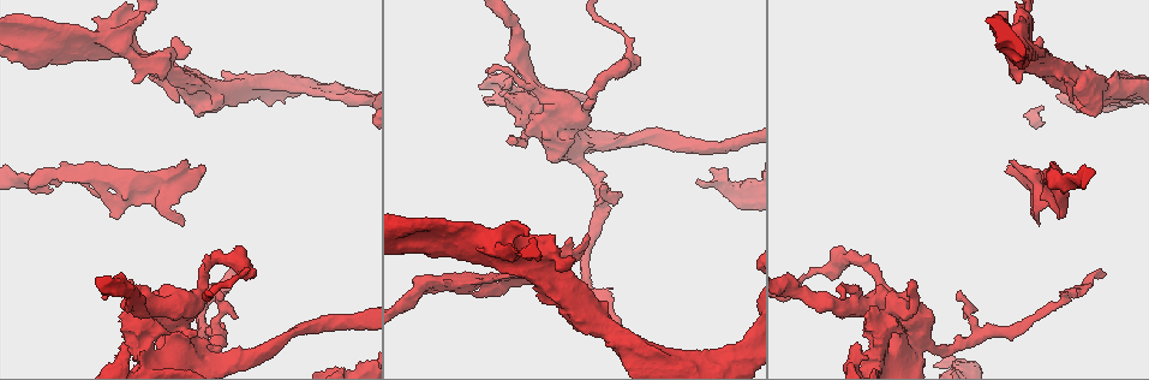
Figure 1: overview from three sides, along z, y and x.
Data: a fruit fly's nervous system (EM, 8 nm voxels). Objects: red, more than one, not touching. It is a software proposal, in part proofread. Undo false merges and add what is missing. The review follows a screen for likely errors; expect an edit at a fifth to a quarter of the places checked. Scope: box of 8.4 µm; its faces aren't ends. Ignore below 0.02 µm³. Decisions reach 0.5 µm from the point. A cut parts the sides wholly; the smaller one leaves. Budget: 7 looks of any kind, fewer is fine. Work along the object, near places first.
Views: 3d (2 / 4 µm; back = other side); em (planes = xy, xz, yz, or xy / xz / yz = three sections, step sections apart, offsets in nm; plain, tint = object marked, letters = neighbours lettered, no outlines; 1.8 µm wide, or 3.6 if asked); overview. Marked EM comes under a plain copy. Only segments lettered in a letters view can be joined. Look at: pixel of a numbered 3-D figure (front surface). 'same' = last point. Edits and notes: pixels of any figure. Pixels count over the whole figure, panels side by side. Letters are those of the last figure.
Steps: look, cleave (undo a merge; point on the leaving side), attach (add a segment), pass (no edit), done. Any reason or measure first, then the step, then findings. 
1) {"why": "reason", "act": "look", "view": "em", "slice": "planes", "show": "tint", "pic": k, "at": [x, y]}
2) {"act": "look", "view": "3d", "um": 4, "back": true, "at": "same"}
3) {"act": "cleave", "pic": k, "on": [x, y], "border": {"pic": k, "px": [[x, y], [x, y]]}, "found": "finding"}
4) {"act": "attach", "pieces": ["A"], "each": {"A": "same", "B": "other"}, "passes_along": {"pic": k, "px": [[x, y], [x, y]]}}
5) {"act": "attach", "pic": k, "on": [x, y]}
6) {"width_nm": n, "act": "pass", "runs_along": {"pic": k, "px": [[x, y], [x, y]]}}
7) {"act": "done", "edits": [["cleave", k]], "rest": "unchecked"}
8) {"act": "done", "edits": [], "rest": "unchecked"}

{"why": "sudden change in width", "act": "look", "view": "em", "slice": "planes", "show": "tint", "pic": 1, "at": [666, 357]}

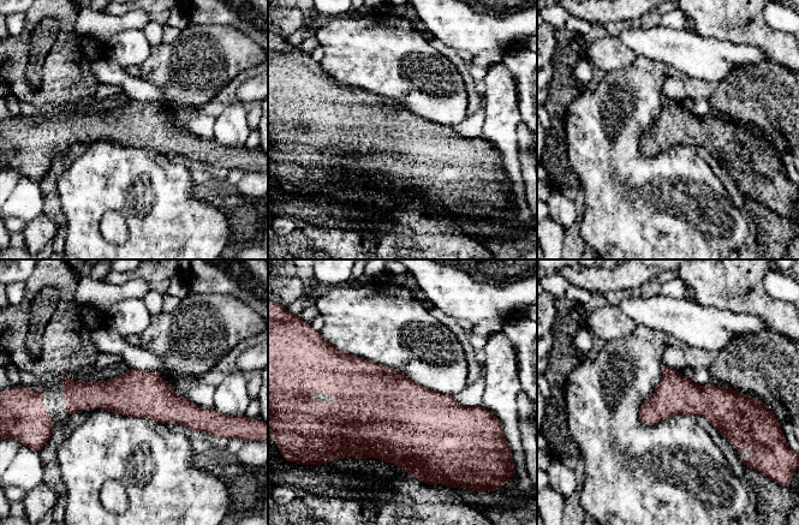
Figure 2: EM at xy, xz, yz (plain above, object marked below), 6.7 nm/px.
{"act": "look", "view": "em", "slice": "planes", "show": "letters", "at": "same"}

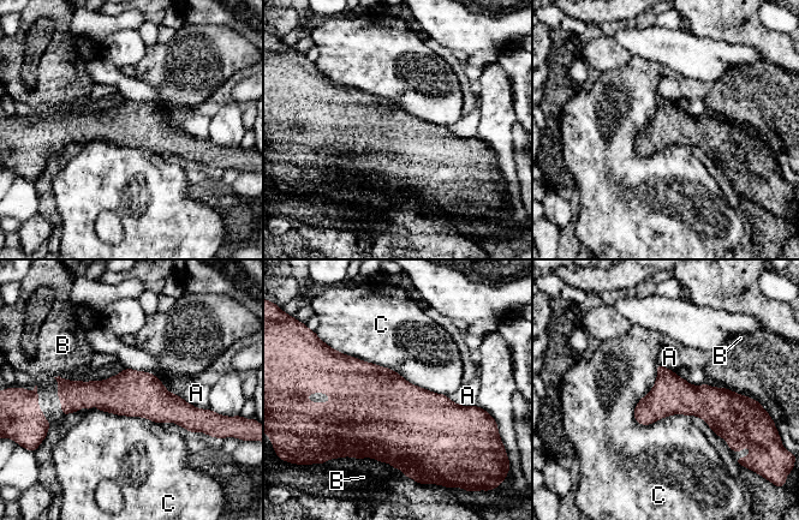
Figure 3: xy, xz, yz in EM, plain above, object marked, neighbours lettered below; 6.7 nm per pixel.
{"act": "pass", "each": {"A": "other", "B": "other", "C": "other"}, "border": {"pic": 3, "px": [[329, 346], [446, 395]]}, "found": "one neuron here"}

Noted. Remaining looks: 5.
{"why": "free end", "act": "look", "view": "3d", "um": 4, "pic": 1, "at": [1058, 215]}

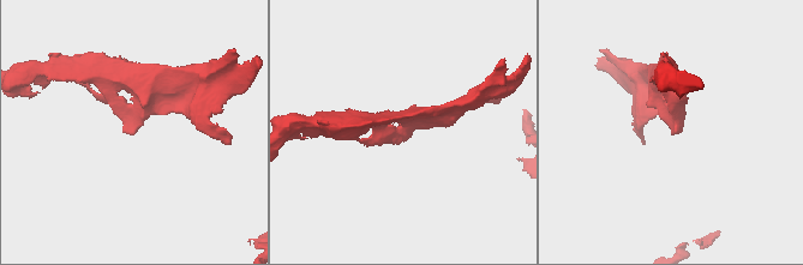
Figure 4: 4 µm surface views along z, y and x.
{"why": "now the EM", "act": "look", "view": "em", "slice": "planes", "show": "letters", "pic": 4, "at": [394, 135]}

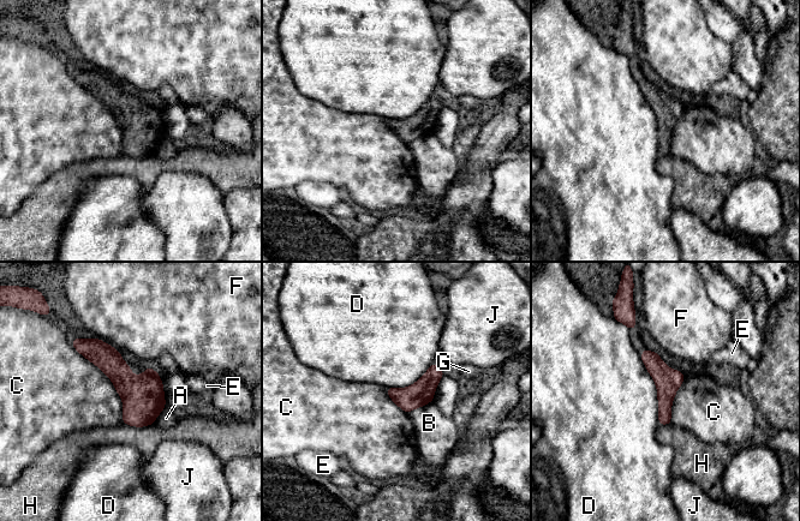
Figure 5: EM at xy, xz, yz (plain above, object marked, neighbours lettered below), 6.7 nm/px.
{"width_nm": 160, "act": "pass", "each": {"A": "other", "B": "other", "C": "other", "D": "other", "E": "other", "F": "other", "G": "other", "H": "other", "J": "other"}, "found": "none of them fits"}

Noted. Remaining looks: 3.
{"why": "an open end", "act": "look", "view": "3d", "um": 4, "pic": 1, "at": [124, 343]}

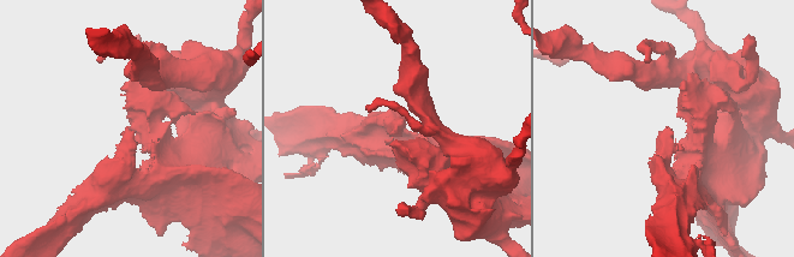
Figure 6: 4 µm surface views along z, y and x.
{"act": "look", "view": "em", "slice": "xz", "step": 16, "show": "letters", "pic": 6, "at": [394, 127]}

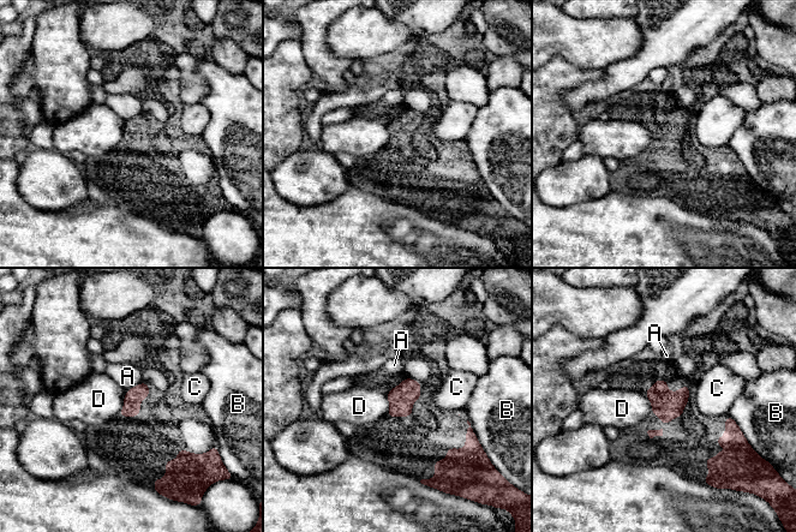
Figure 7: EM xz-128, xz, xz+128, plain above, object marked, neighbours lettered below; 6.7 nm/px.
{"longest_contact_nm": ["B", 160], "act": "pass", "each": {"A": "other", "B": "other", "C": "other", "D": "other"}, "border": {"pic": 7, "px": [[385, 394], [389, 401], [387, 413]]}, "found": "none of them fits"}

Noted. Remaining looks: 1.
{"act": "done", "edits": [], "rest": "unchecked"}

